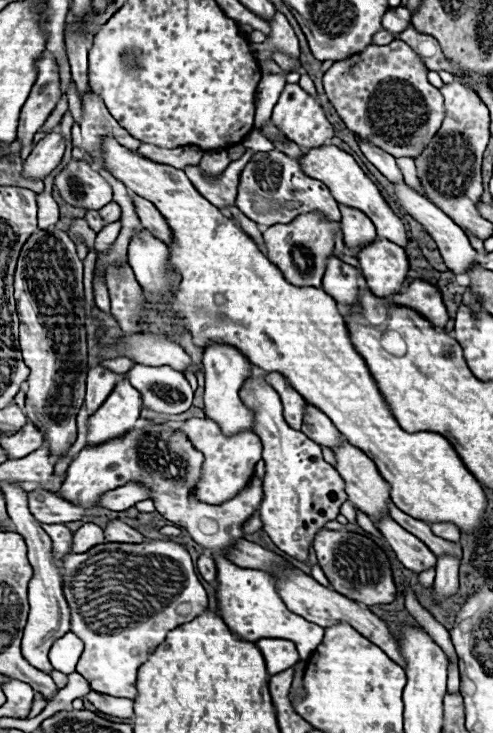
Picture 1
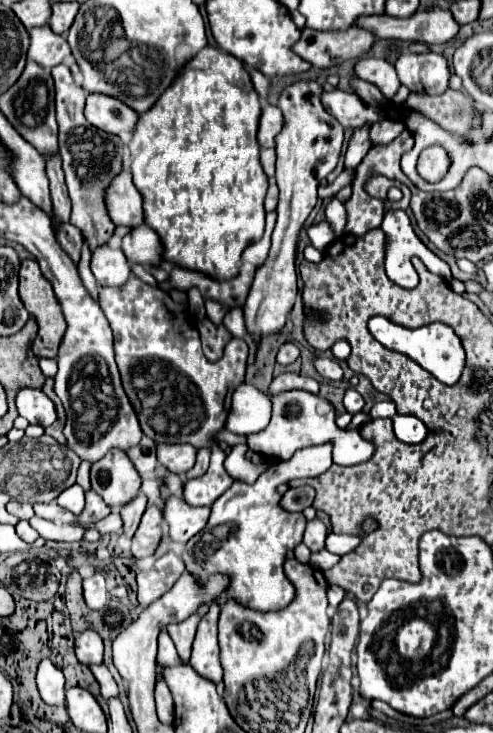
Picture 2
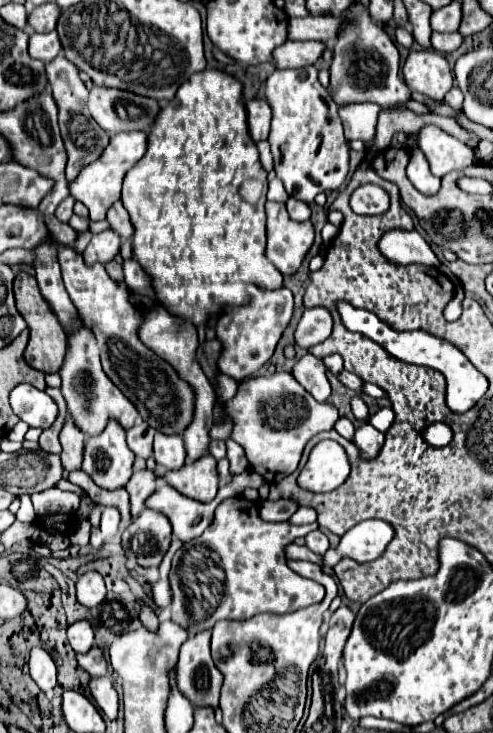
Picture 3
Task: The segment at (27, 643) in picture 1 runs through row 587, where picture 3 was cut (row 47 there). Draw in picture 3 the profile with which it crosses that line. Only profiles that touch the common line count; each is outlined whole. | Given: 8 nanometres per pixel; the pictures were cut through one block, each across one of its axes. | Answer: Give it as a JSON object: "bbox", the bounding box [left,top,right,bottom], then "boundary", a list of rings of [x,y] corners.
{"bbox":[30,30,62,62],"boundary":[[[52,30],[52,32],[46,32],[46,34],[32,34],[30,36],[30,56],[36,58],[36,60],[42,60],[42,62],[50,62],[58,56],[58,52],[62,50],[60,46],[60,40],[58,40],[58,34]]]}

